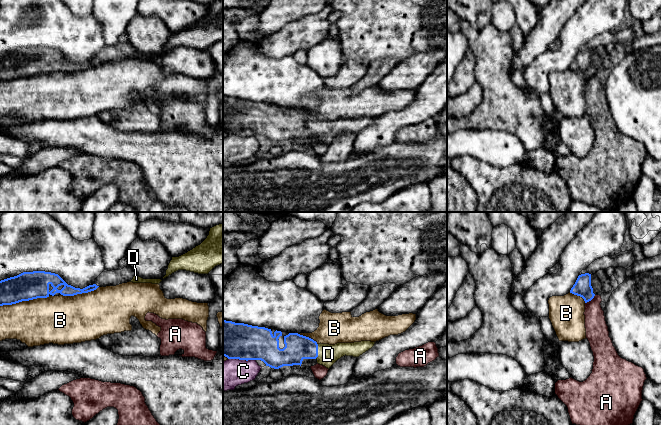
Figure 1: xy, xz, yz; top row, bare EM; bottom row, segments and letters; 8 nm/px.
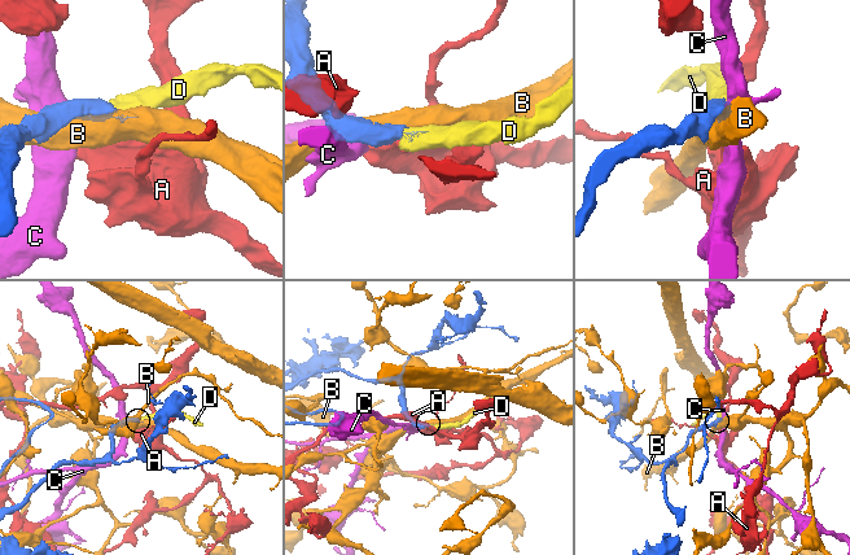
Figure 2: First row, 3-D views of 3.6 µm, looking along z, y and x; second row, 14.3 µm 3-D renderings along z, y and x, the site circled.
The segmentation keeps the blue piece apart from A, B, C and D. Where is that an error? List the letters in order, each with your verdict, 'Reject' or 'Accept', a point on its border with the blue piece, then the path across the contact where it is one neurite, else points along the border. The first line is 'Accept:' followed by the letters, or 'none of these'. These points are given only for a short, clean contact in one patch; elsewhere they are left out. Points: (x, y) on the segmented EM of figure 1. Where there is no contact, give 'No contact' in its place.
Accept: D
A: Reject. Touches blue at yz (590, 300). Boundary: yz (595, 295), (585, 303)
B: Reject. Touches blue at xy (24, 300)
C: Reject. Touches blue at xz (242, 359). Boundary: xz (228, 358), (255, 360)
D: Accept. Touches blue at xz (317, 351)

